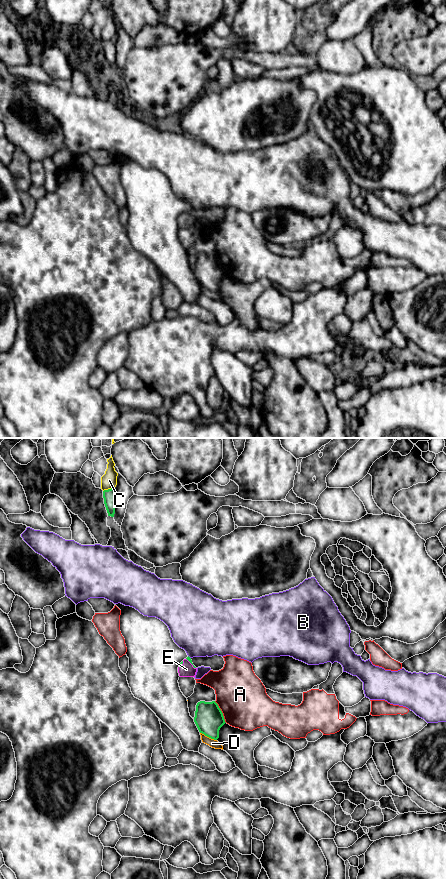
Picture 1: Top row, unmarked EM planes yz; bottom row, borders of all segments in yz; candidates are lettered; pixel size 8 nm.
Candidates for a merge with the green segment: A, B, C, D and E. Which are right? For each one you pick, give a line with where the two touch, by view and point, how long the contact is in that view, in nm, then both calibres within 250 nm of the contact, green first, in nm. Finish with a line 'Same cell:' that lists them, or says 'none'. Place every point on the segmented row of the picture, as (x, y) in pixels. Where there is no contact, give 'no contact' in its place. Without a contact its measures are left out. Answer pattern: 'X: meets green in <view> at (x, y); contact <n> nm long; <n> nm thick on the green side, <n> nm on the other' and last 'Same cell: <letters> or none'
E: meets green in yz at (190, 662); contact 120 nm long; 40 nm thick on the green side, 110 nm on the other
Same cell: E

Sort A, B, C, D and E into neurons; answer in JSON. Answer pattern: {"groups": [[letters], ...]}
{"groups": [["A"], ["B"], ["C"], ["D"], ["E"]]}

